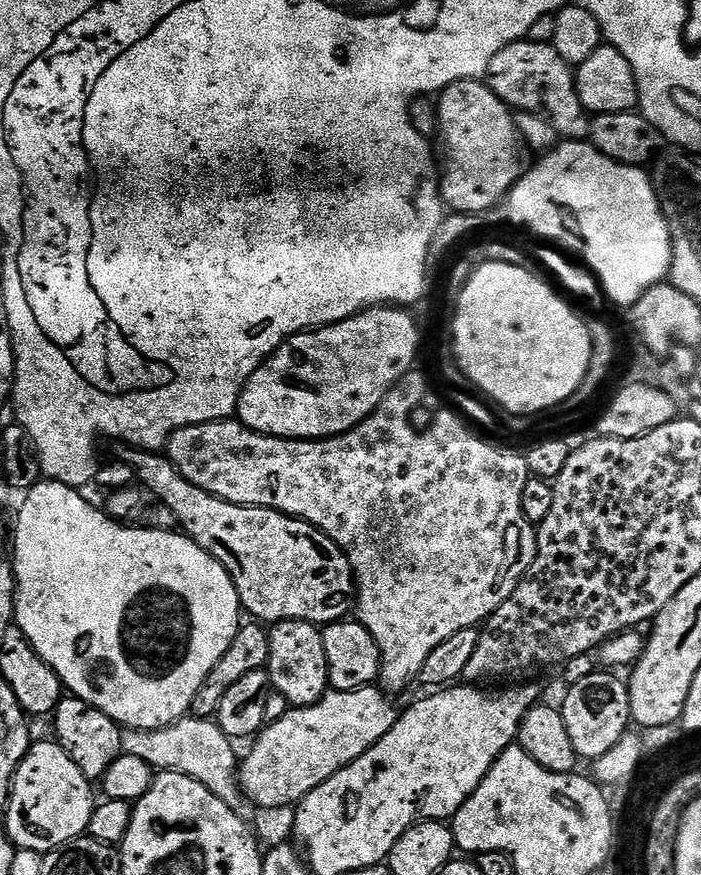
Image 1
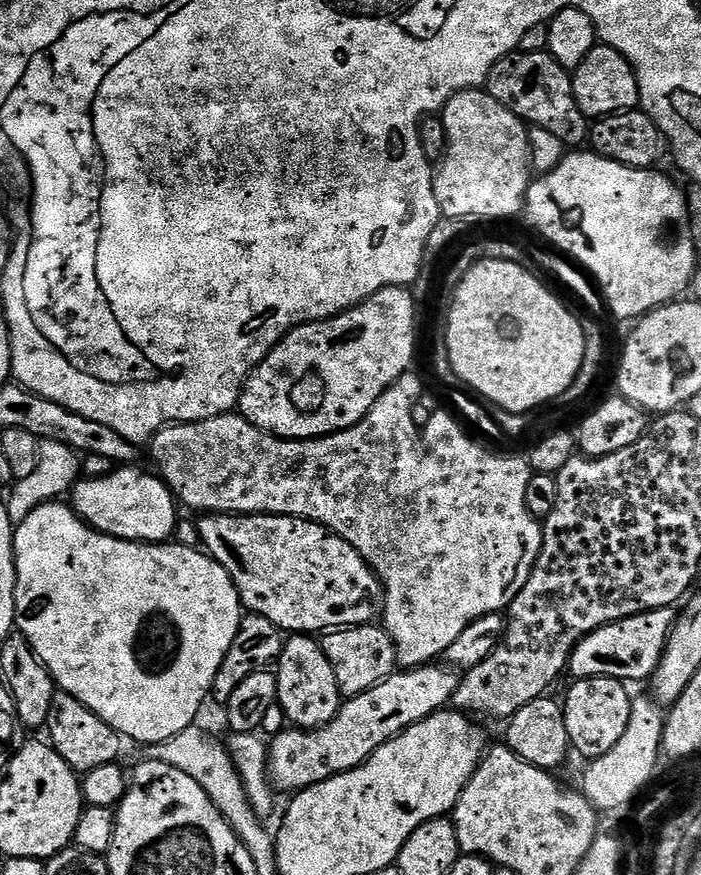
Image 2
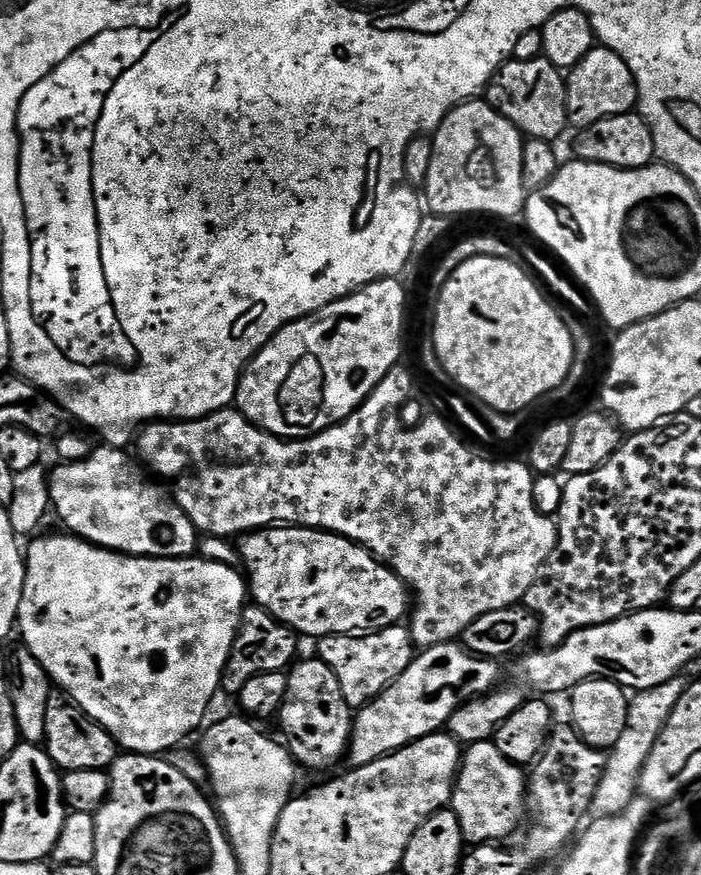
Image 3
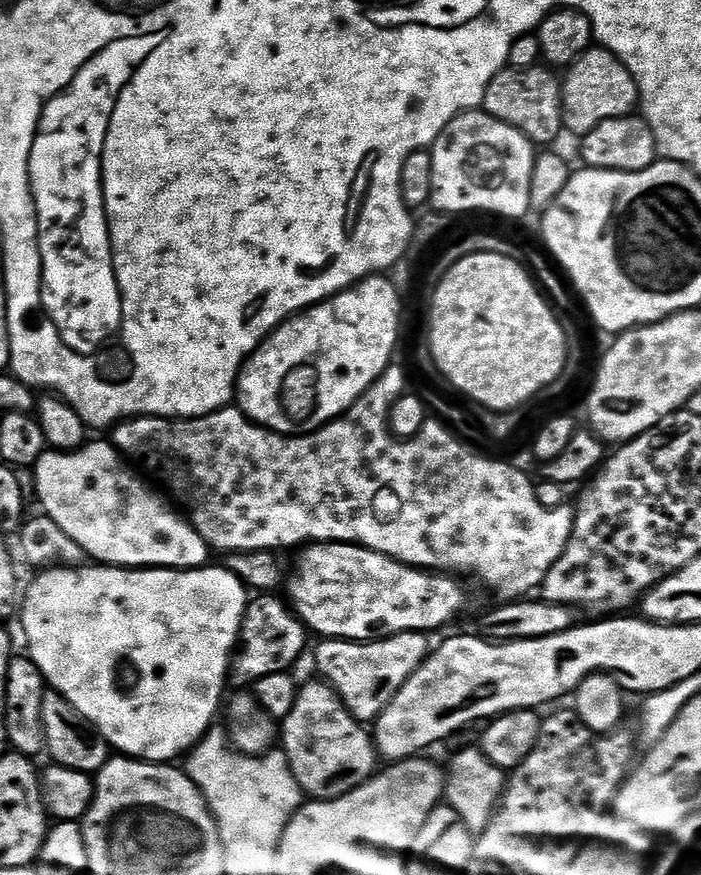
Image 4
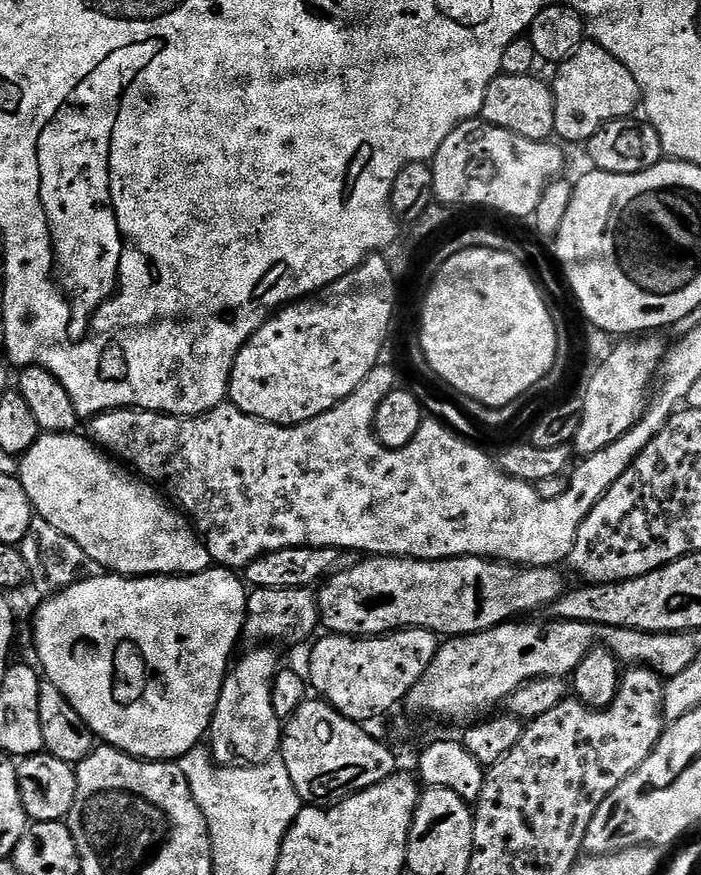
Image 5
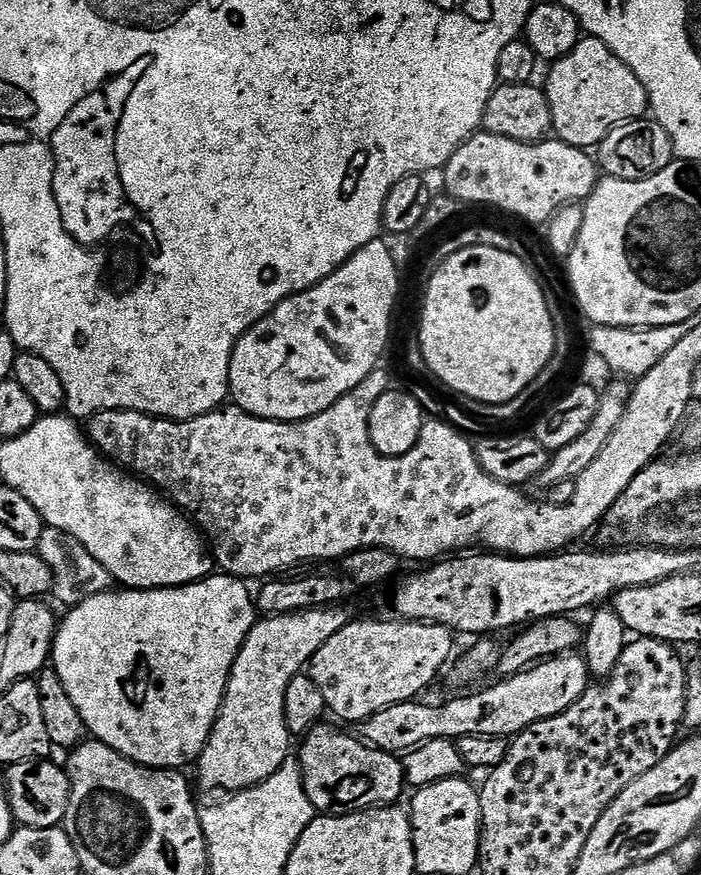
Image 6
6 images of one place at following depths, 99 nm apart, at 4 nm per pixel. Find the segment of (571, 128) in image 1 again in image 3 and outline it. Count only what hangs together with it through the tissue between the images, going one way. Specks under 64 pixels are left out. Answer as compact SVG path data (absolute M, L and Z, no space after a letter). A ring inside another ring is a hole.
M543 55L529 60L509 58L492 75L492 82L486 89L486 100L525 137L556 142L563 134L564 128L569 127L566 110L567 89L565 73L555 68Z

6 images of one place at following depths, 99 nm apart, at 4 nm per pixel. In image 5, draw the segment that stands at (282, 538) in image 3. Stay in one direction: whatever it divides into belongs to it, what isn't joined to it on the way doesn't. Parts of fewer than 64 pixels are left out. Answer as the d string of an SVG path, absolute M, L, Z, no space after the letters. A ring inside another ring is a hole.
M369 555L360 563L336 572L318 588L320 623L337 636L371 638L387 636L406 628L425 628L440 638L459 638L485 632L499 624L524 618L527 612L547 609L566 592L564 576L556 566L529 568L486 560L483 556L455 556L449 560L409 560L402 556Z

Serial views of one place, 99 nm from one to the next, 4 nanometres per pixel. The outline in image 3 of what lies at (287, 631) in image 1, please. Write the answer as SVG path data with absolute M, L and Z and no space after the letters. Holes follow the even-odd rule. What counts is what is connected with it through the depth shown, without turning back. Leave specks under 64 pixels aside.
M319 658L297 659L288 672L286 698L278 713L278 721L288 736L296 741L290 744L293 760L308 768L332 768L345 759L348 742L352 739L354 709L346 702L342 686L330 666Z

